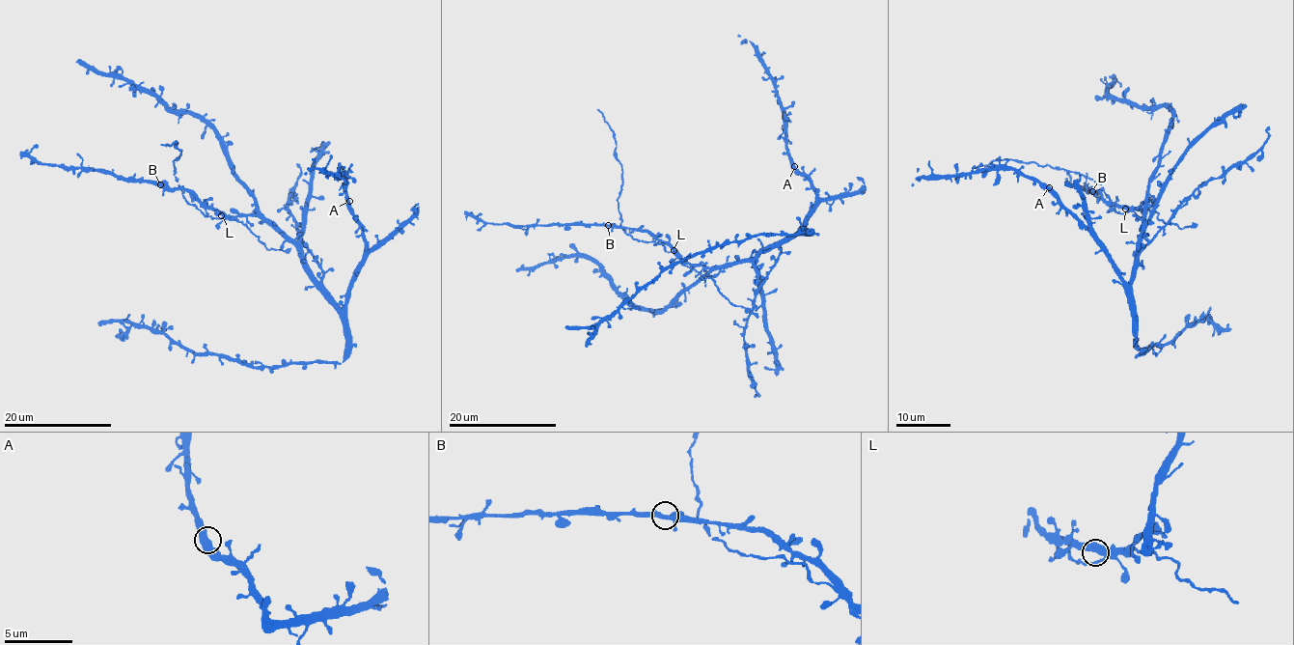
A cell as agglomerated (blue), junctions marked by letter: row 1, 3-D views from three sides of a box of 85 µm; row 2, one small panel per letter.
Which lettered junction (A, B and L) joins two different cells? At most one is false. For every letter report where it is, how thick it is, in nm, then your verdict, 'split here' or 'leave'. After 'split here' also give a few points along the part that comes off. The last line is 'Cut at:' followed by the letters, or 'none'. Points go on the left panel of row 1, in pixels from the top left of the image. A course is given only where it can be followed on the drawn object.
A: (349, 201) | 550 nm | leave
B: (160, 184) | 480 nm | leave
L: (221, 215) | 480 nm | leave
Cut at: none

